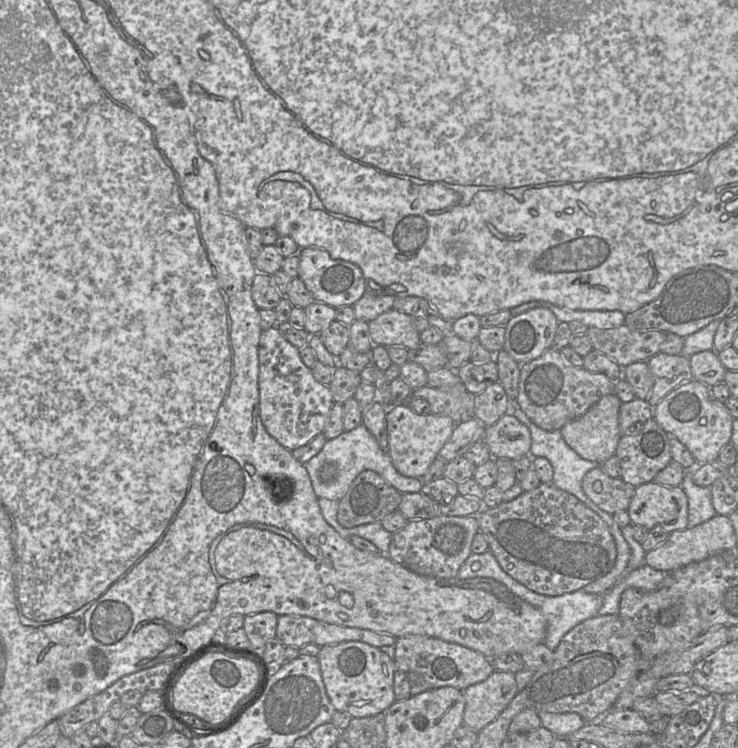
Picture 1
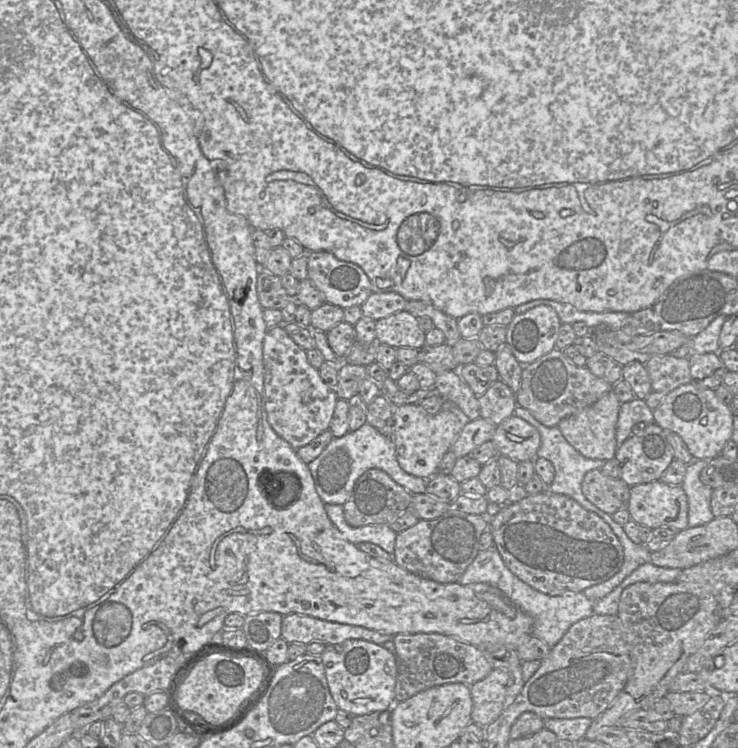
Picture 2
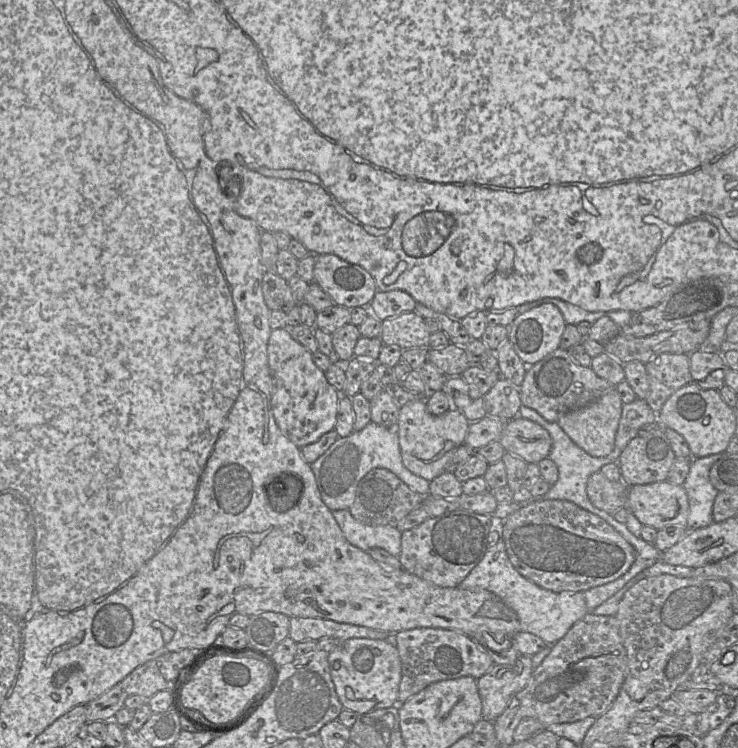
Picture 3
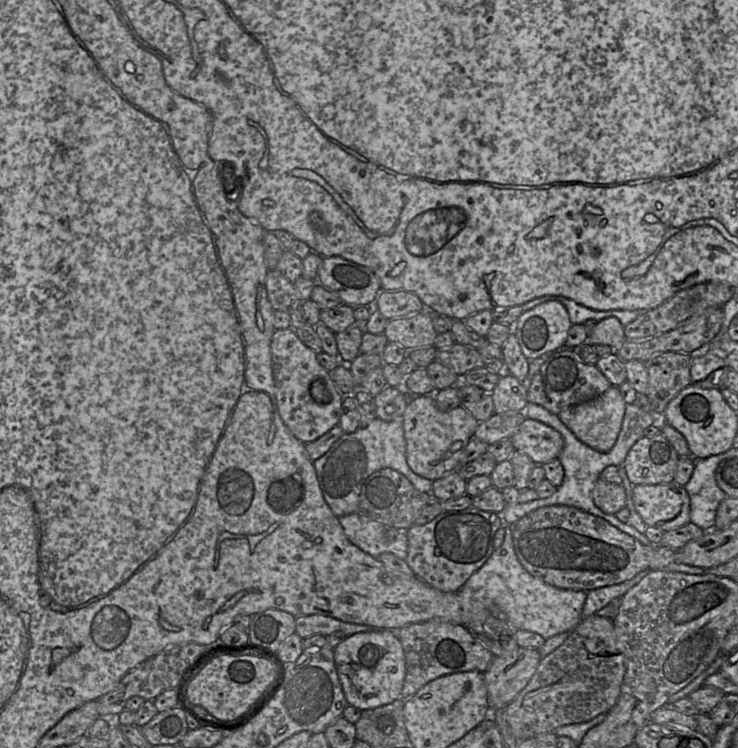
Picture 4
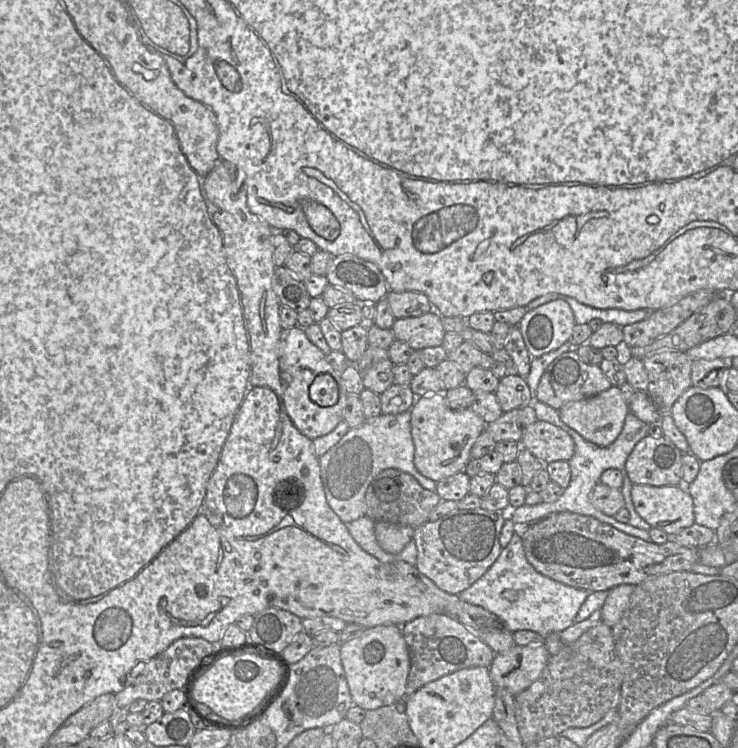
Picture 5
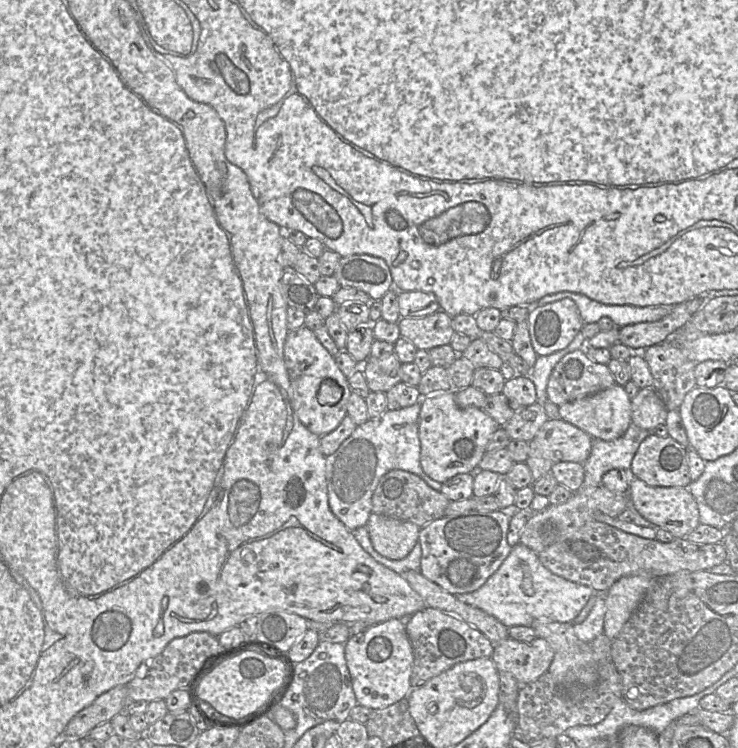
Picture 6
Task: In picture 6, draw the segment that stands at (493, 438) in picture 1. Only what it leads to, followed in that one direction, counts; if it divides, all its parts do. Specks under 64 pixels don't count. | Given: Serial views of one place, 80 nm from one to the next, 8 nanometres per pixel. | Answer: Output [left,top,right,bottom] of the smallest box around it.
[532,418,593,464]

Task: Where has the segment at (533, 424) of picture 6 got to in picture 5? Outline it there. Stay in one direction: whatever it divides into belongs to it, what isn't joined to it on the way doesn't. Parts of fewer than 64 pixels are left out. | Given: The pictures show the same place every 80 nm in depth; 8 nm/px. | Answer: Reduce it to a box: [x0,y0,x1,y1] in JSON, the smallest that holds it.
[485,405,536,442]

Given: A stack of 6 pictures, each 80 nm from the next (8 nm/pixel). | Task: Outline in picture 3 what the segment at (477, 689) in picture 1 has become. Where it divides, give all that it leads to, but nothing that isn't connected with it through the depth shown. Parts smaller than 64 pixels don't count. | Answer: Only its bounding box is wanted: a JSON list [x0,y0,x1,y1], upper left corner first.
[476,655,532,722]

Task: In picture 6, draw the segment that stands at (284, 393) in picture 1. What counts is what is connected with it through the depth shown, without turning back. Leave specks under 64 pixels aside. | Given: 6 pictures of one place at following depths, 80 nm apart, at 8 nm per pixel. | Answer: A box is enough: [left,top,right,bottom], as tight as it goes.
[284,326,351,436]

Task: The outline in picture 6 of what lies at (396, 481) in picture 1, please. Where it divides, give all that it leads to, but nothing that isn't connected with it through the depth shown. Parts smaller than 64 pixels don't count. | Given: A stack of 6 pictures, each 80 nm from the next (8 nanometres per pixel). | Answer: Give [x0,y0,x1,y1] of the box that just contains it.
[326,402,442,531]

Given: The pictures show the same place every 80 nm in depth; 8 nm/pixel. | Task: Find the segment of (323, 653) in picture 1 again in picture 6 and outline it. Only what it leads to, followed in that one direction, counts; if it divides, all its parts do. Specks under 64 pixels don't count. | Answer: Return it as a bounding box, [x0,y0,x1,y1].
[345,619,414,709]

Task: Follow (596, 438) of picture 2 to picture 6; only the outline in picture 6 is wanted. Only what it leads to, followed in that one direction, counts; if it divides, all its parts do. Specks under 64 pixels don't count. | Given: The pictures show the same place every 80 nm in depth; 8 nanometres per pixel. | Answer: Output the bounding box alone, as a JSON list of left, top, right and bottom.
[558,386,631,440]

